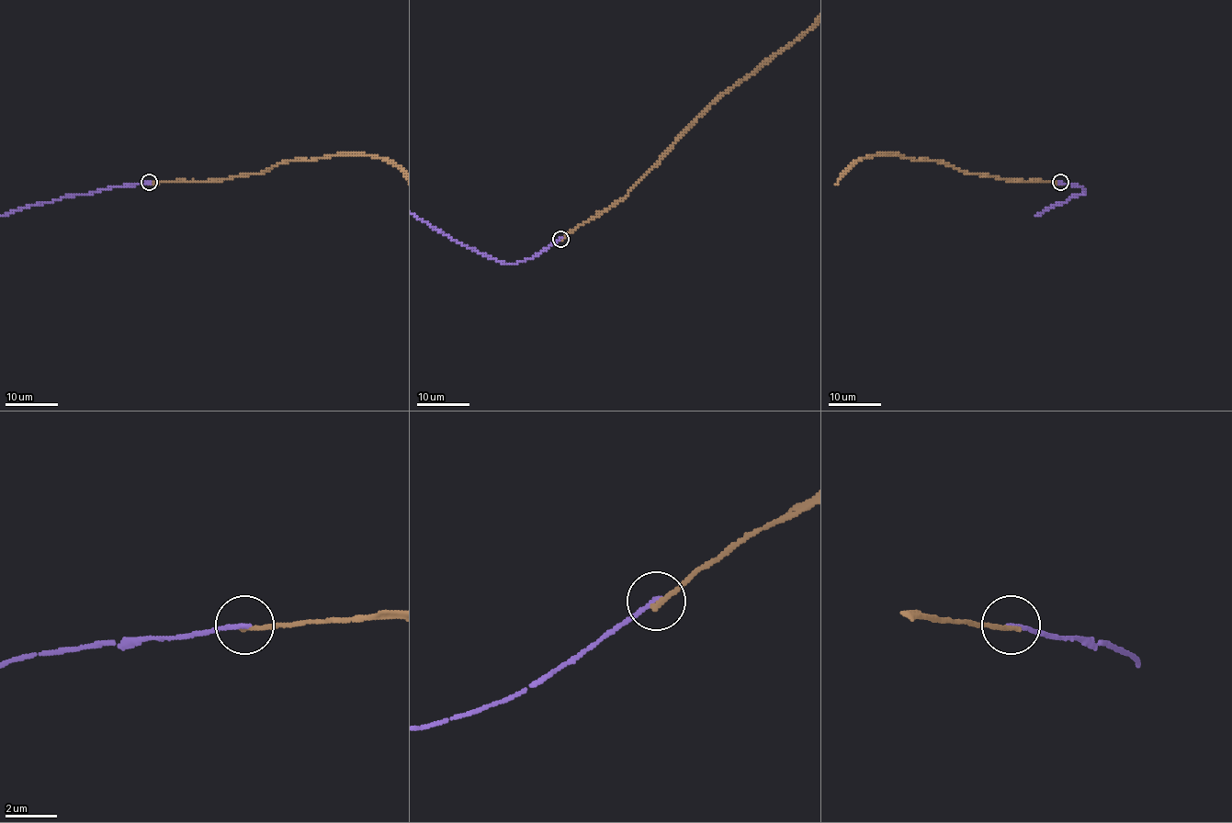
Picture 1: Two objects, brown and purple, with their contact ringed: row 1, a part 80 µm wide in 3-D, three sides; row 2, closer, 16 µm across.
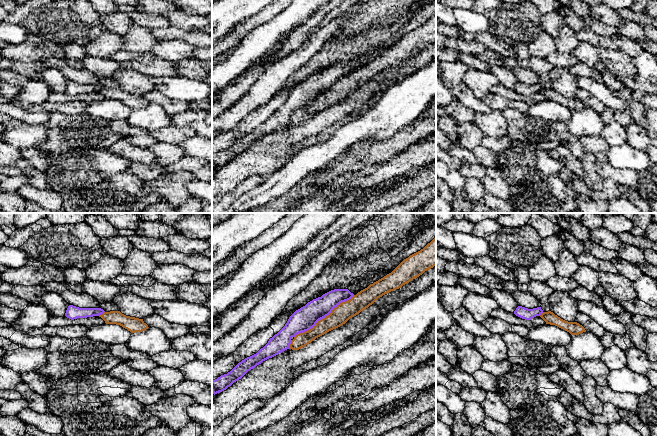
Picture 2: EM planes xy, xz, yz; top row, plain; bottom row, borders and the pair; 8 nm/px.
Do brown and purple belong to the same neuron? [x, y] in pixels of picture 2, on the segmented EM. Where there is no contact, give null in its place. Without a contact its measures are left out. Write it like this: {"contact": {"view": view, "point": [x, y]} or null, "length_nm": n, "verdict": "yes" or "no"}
{"contact": {"view": "xz", "point": [325, 317]}, "length_nm": 600, "verdict": "no"}

